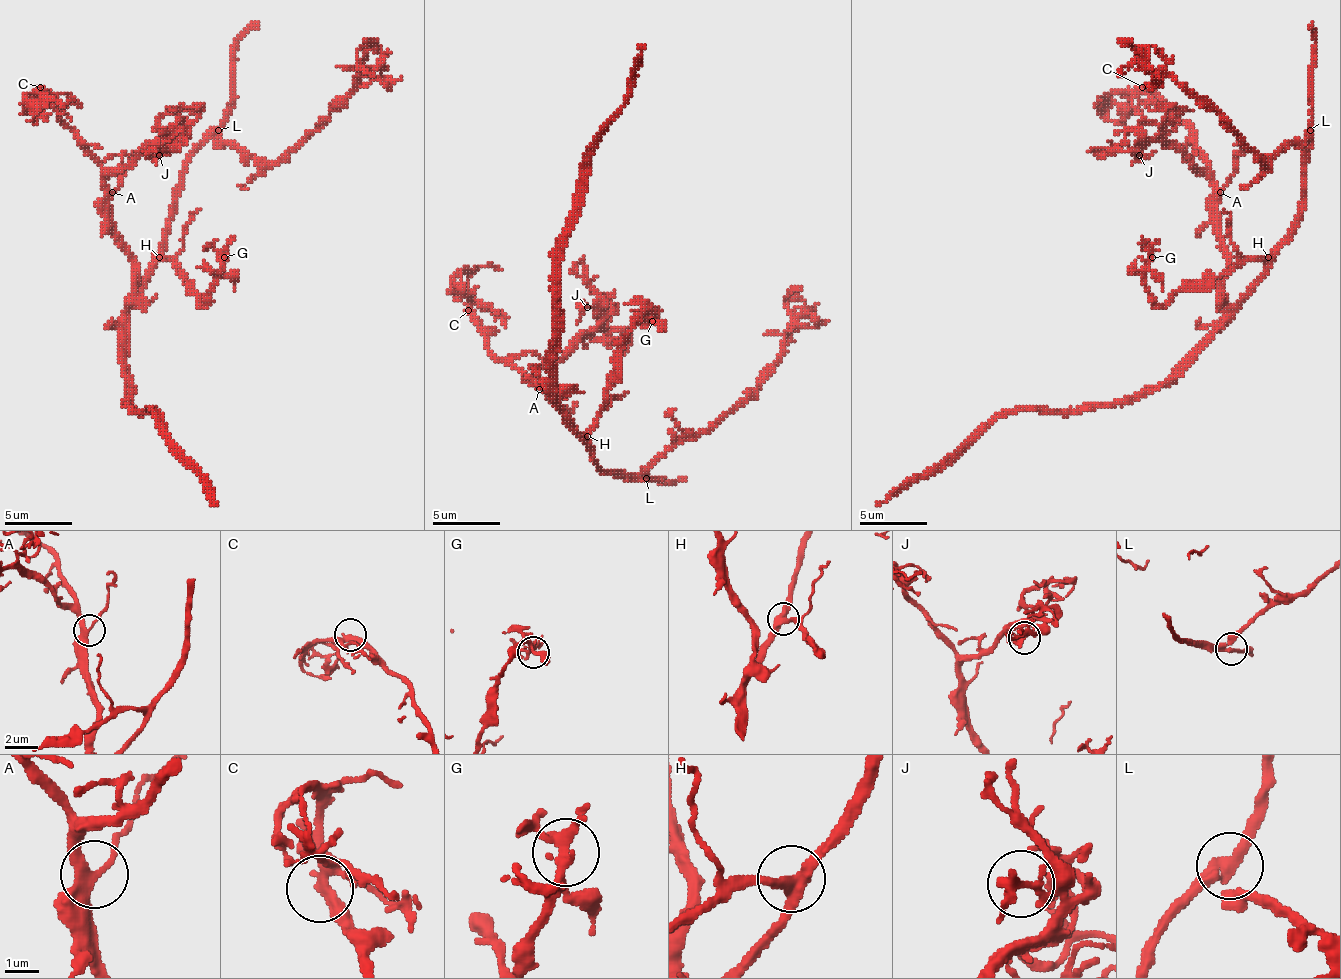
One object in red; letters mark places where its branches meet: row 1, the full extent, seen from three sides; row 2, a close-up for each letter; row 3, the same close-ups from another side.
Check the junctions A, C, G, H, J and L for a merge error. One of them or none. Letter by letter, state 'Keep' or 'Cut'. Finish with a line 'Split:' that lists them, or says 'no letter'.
A: Keep
C: Keep
G: Keep
H: Keep
J: Keep
L: Keep
Split: no letter

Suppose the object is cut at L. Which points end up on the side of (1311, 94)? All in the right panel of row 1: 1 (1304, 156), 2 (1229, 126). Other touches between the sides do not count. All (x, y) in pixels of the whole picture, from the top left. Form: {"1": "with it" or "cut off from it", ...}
{"1": "cut off from it", "2": "with it"}

